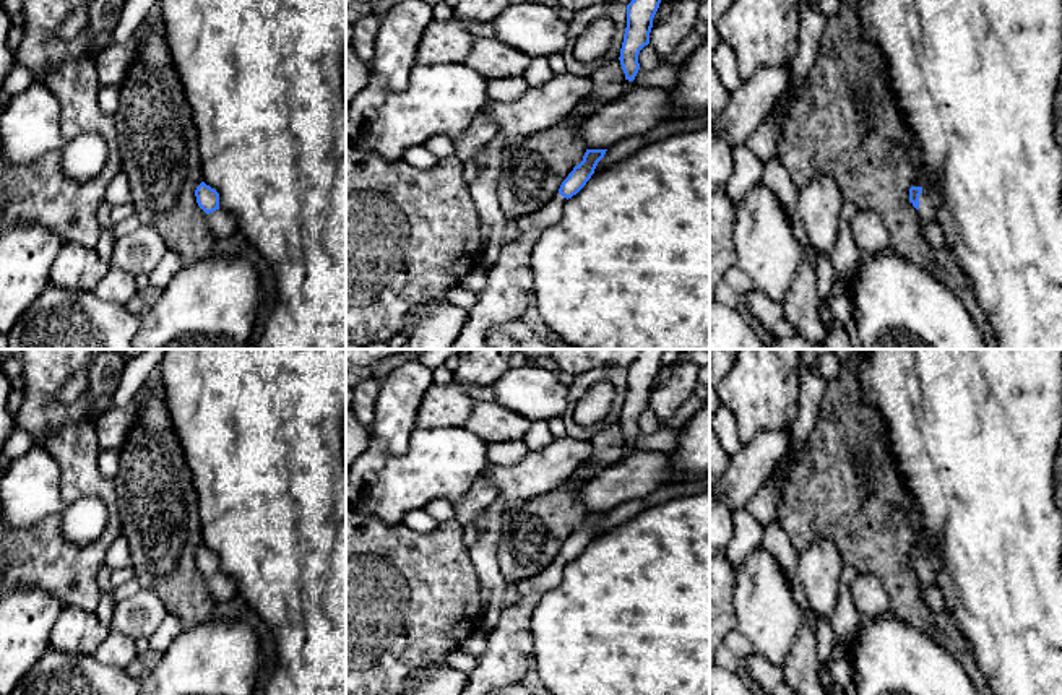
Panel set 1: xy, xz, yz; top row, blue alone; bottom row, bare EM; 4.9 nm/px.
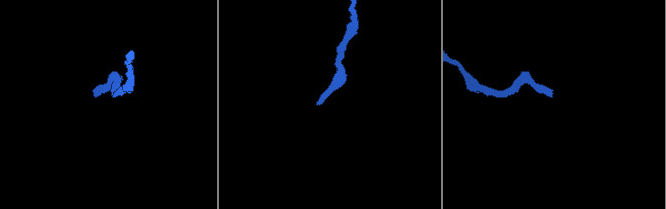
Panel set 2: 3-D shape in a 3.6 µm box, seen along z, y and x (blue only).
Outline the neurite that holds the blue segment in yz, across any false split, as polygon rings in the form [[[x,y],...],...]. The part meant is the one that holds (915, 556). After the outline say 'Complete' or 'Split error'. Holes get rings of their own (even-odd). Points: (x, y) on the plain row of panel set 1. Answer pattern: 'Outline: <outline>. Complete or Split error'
Outline: [[[927,542],[924,550],[911,550],[909,565],[924,585],[937,586],[937,578],[943,562],[935,542]]]. Split error

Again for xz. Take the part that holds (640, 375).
Outline: [[[641,349],[638,359],[627,369],[627,391],[619,424],[628,445],[633,445],[640,434],[638,417],[650,408],[653,382],[659,372],[664,351]]]. Complete

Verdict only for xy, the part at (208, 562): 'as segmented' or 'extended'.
as segmented

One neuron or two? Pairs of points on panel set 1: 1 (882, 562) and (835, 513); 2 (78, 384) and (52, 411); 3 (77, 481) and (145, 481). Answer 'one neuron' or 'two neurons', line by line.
1: one neuron
2: two neurons
3: two neurons

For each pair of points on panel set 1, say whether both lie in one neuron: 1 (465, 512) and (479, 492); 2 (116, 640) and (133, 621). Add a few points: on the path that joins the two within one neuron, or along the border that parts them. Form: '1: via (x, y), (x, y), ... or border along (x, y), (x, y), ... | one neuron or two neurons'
1: via (468, 507), (478, 497) | one neuron
2: border along (114, 629), (135, 640) | two neurons

